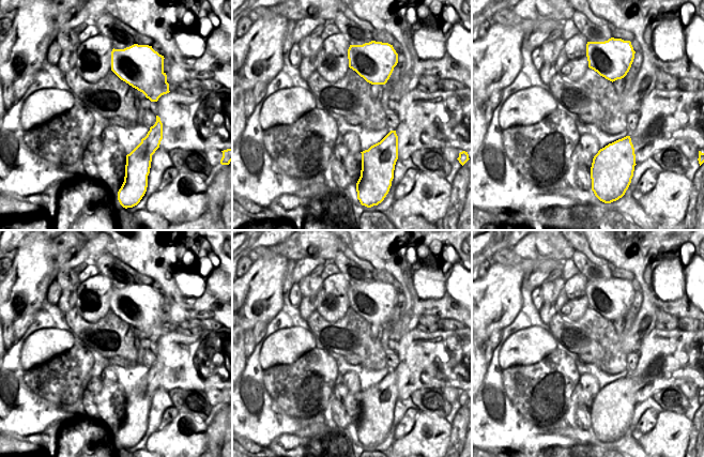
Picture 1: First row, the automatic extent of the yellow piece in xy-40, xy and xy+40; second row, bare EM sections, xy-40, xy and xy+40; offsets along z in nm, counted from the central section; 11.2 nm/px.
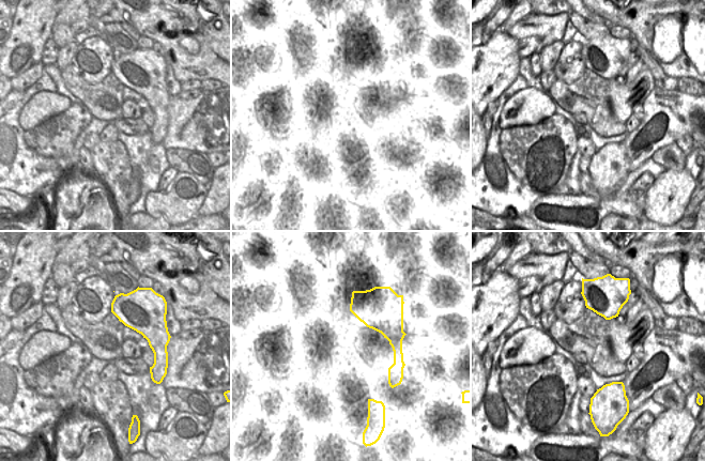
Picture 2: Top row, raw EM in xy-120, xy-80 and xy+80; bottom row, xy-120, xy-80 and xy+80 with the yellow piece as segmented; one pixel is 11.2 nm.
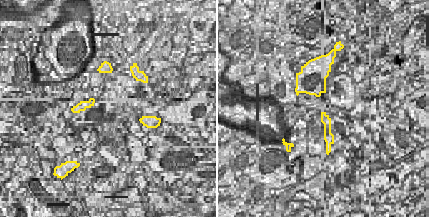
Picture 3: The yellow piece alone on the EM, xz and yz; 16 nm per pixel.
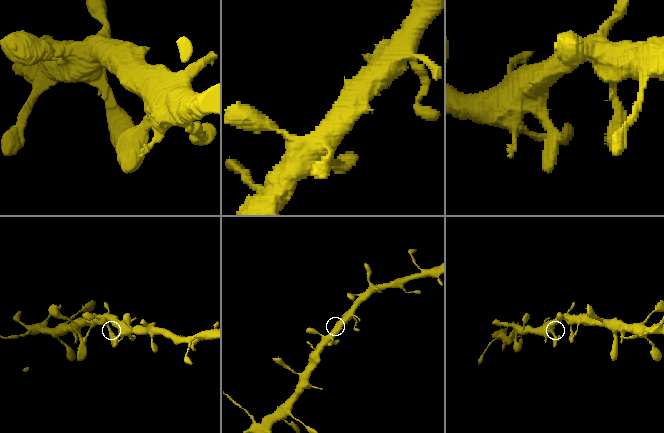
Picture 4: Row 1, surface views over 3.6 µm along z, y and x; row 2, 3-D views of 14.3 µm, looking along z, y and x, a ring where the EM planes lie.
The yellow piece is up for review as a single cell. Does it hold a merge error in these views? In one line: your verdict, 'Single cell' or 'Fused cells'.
Single cell.

